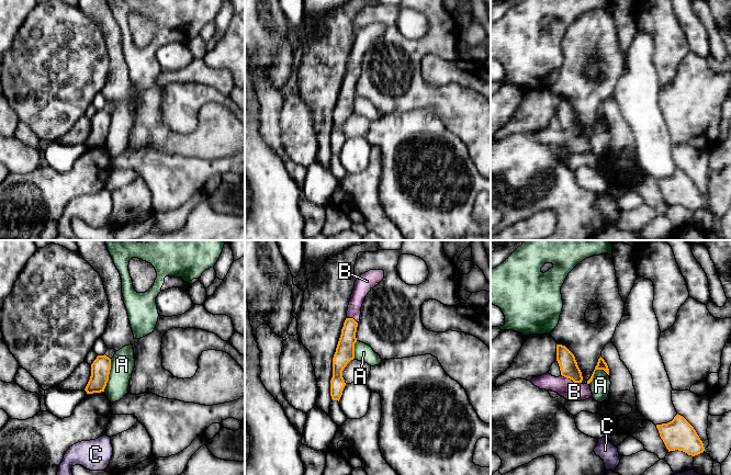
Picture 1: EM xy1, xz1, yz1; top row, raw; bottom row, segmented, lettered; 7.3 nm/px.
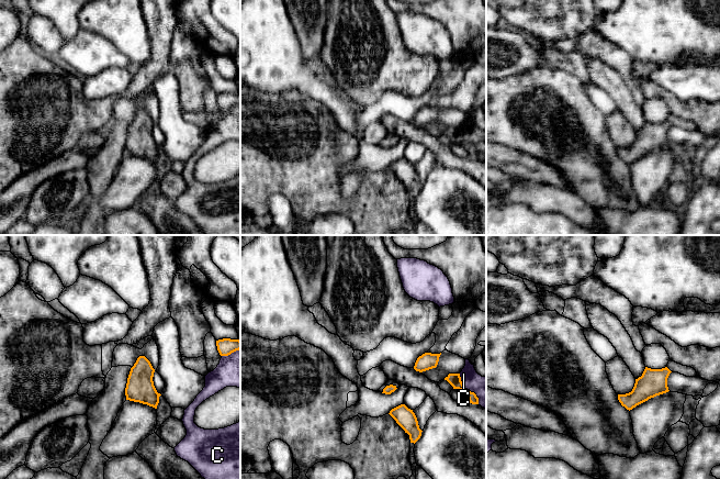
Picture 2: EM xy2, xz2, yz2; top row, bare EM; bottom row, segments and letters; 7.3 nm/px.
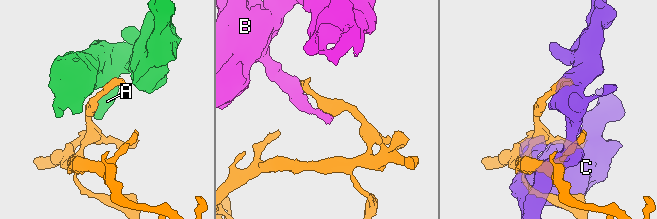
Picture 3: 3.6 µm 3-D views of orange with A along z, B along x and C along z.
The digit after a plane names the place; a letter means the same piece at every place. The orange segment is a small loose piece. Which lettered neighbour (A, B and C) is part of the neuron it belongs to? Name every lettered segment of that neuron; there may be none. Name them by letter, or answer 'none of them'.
none of them

